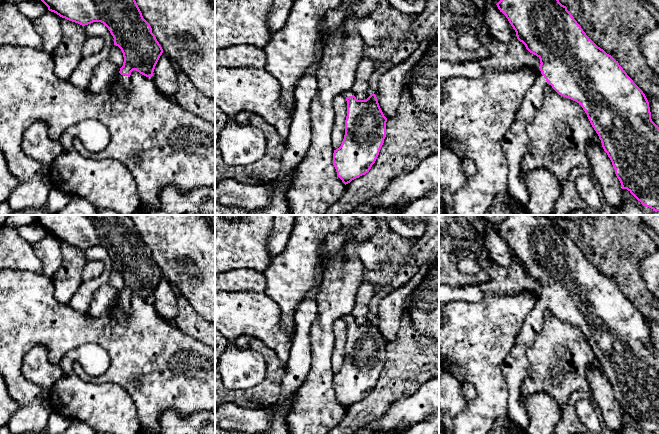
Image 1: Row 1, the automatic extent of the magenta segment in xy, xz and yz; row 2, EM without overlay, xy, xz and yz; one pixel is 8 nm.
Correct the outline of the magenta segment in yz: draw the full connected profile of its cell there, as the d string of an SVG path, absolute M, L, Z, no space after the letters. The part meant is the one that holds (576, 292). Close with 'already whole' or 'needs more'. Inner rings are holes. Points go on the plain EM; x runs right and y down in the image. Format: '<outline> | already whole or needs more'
M508 215L496 229L515 254L517 263L530 277L536 279L541 287L541 298L527 315L511 352L501 364L501 372L509 396L508 418L523 430L528 427L529 419L521 403L521 386L530 373L526 350L540 331L544 312L549 308L559 319L581 329L612 386L622 413L627 413L643 430L659 434L659 351L651 343L649 326L643 315L627 299L618 285L586 259L567 231L562 229L555 219L540 215Z | needs more

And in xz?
M351 313L344 315L342 319L347 325L345 359L341 370L334 374L333 389L337 400L346 409L368 397L375 387L386 361L387 342L384 340L374 317L366 324L357 324Z | needs more

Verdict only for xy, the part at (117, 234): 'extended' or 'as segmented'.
extended

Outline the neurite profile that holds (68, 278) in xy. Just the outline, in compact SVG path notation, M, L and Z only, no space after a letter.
M61 241L62 262L52 276L55 298L68 304L83 283L82 273L87 263L83 250Z

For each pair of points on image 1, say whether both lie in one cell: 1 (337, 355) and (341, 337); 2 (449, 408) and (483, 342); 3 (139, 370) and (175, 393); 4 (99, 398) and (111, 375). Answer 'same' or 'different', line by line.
1: same
2: different
3: same
4: different

